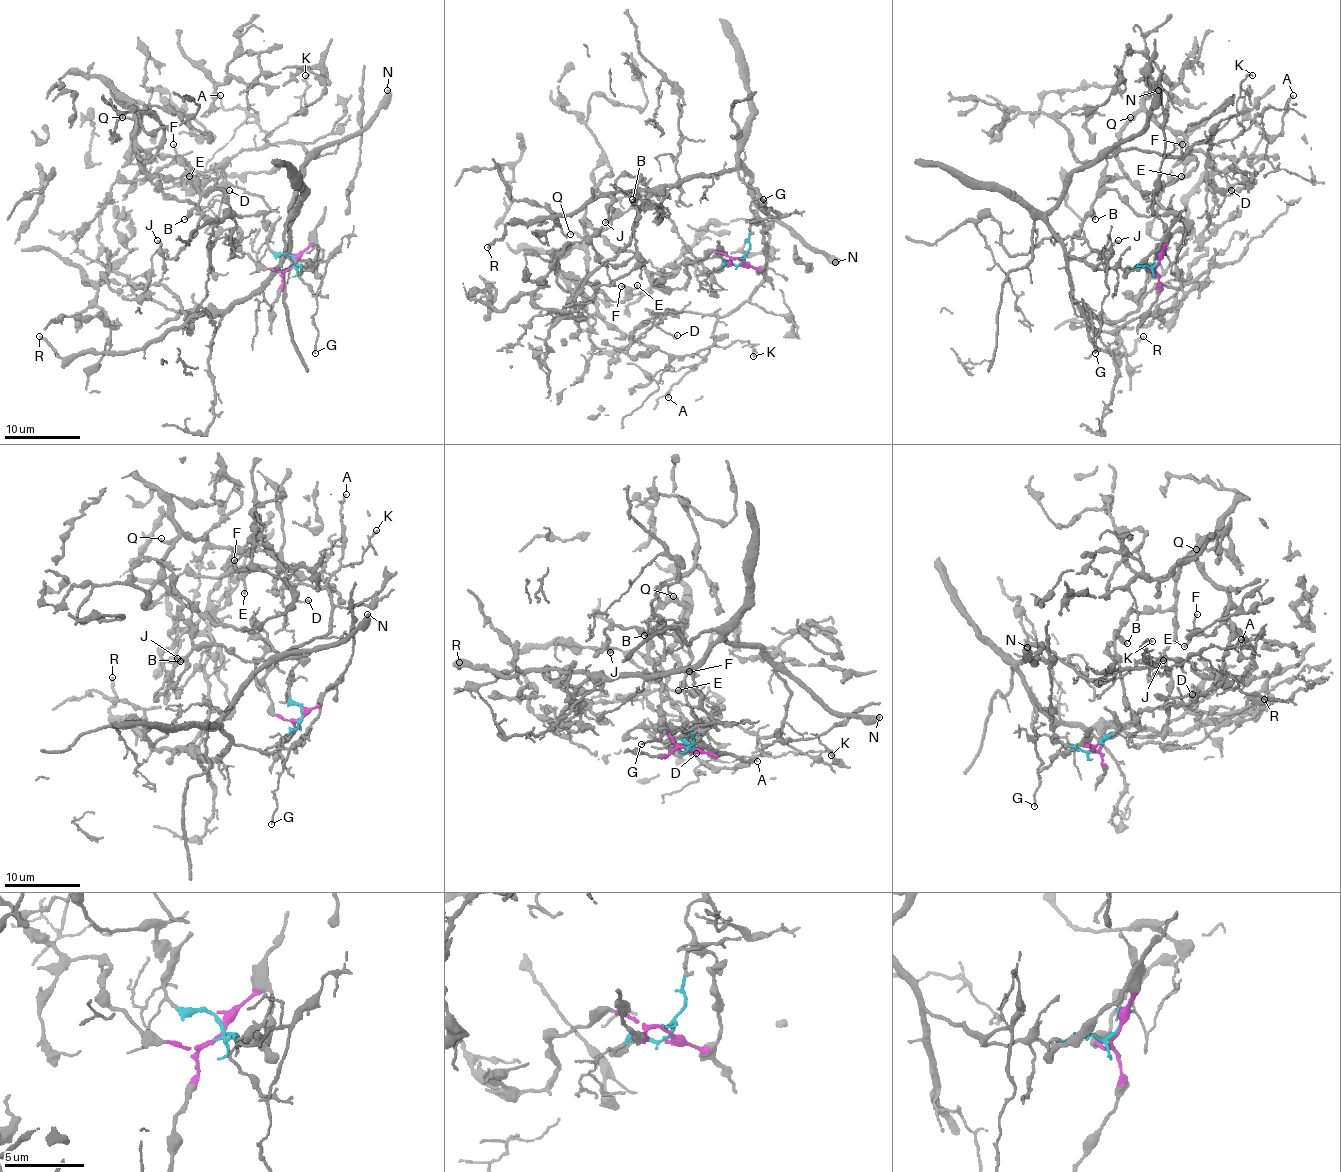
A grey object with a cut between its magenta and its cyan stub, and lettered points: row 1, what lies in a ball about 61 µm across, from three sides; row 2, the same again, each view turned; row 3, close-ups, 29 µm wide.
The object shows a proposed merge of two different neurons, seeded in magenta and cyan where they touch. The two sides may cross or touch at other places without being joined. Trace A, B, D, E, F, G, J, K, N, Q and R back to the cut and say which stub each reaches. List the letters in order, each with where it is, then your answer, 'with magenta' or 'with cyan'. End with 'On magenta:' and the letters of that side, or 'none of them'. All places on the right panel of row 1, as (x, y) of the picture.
A: at (1293, 95); with cyan
B: at (1095, 219); with magenta
D: at (1231, 190); with cyan
E: at (1181, 176); with magenta
F: at (1182, 144); with magenta
G: at (1095, 353); with cyan
J: at (1118, 240); with magenta
K: at (1252, 75); with cyan
N: at (1158, 90); with cyan
Q: at (1130, 117); with magenta
R: at (1143, 336); with cyan
On magenta: B, E, F, J, Q

